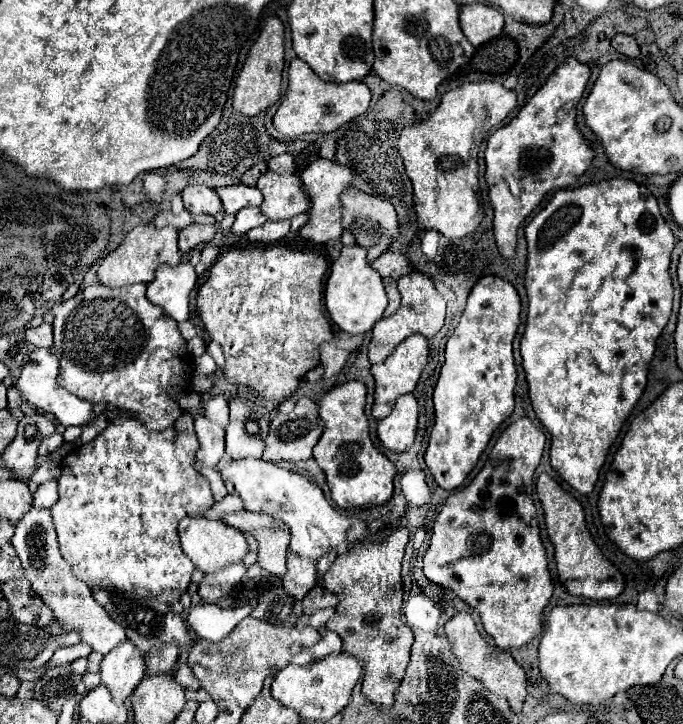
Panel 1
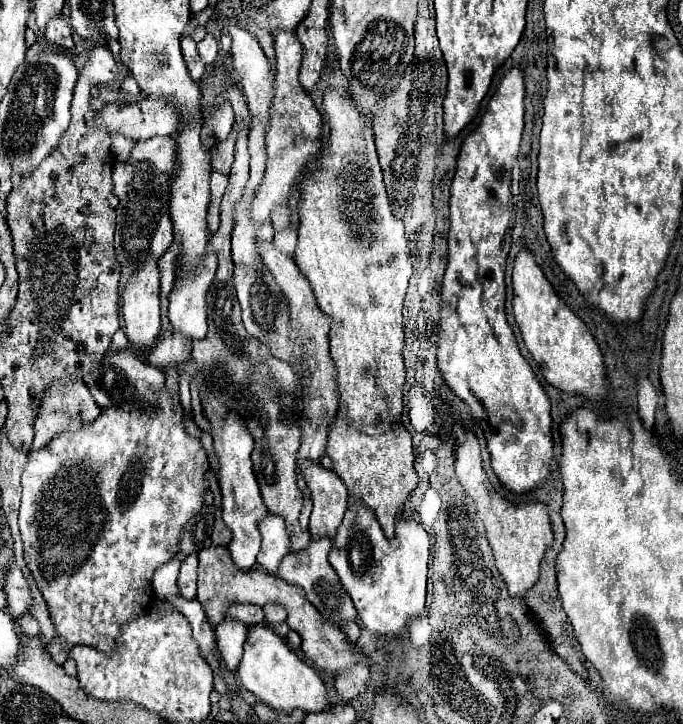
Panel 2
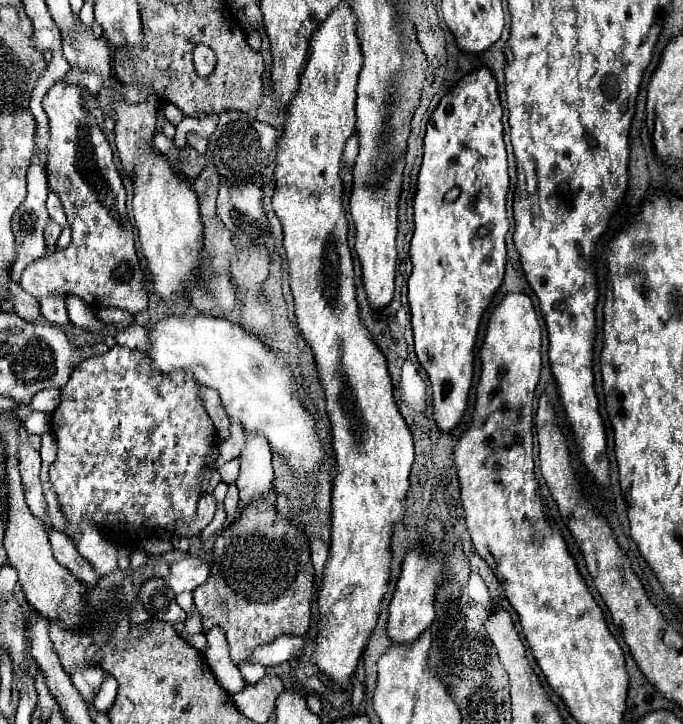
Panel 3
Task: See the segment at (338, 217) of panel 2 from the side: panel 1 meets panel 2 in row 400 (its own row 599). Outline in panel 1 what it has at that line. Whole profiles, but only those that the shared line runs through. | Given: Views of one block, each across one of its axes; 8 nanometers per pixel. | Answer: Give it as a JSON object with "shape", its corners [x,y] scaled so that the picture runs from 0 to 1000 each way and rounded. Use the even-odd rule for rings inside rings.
{"shape":[[[571,738],[562,749],[533,749],[531,744],[518,750],[521,754],[517,753],[510,765],[495,768],[483,787],[474,793],[474,812],[498,826],[492,837],[492,854],[483,856],[477,867],[498,876],[501,898],[530,914],[530,956],[539,967],[562,978],[577,972],[577,959],[600,914],[600,895],[606,881],[586,845],[590,836],[586,782],[594,749],[597,746],[580,746],[580,738]]]}

